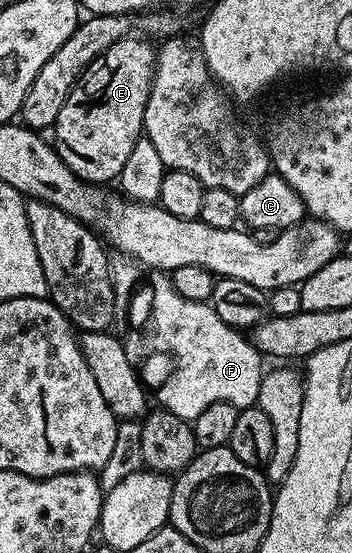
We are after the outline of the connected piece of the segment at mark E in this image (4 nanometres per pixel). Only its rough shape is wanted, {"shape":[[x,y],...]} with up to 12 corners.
{"shape":[[110,45],[76,80],[54,146],[79,179],[119,180],[144,130],[156,51]]}

